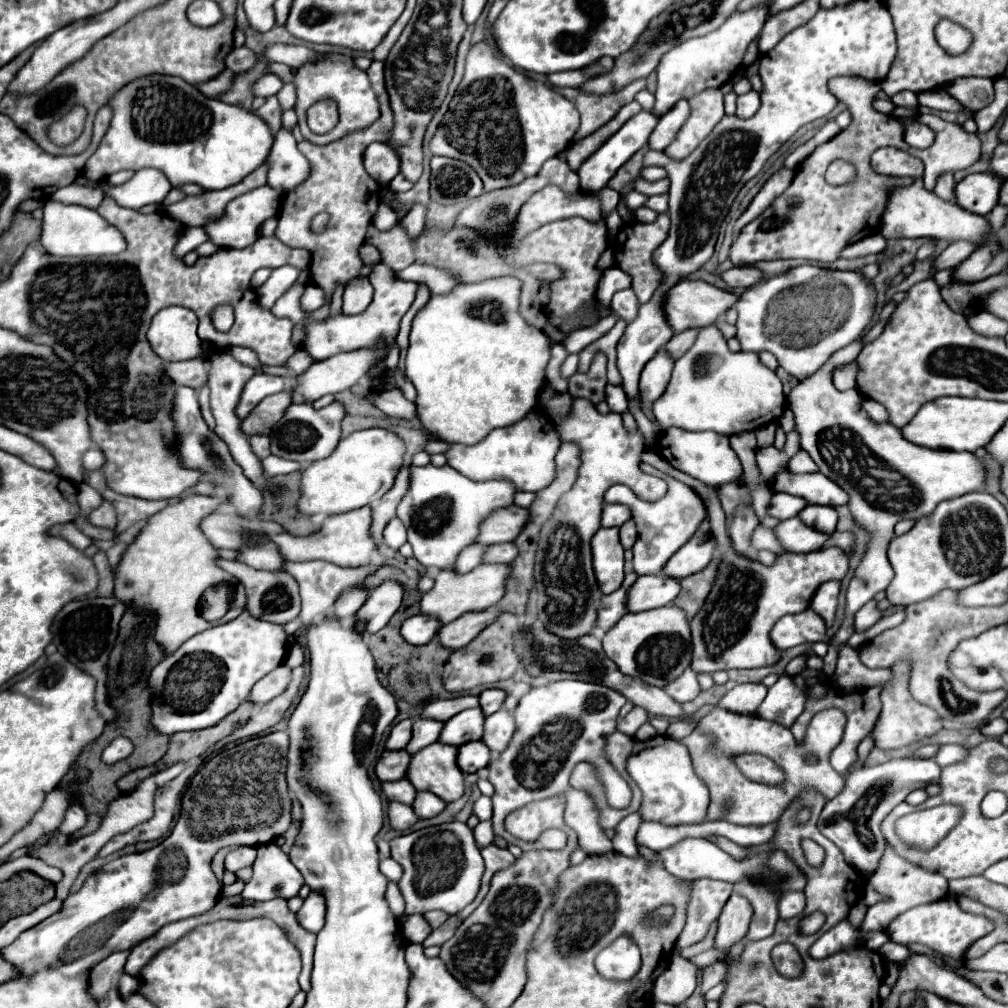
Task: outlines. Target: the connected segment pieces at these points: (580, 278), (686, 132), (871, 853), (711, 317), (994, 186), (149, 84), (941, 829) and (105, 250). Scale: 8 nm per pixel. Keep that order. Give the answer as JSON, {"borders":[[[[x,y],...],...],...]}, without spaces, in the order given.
{"borders":[[[[564,218],[528,234],[516,250],[508,252],[508,260],[520,266],[534,264],[534,262],[552,262],[560,266],[564,270],[564,278],[552,282],[552,300],[546,312],[554,316],[568,316],[584,308],[588,300],[594,300],[596,284],[602,276],[602,272],[596,270],[596,262],[600,258],[600,252],[604,252],[604,246],[608,246],[604,220],[592,224],[584,218]]],[[[718,88],[704,90],[690,98],[692,114],[686,120],[686,124],[680,128],[676,140],[664,150],[670,158],[682,160],[688,156],[720,122],[724,116],[724,104],[722,104],[722,92]]],[[[908,756],[888,760],[880,766],[864,766],[848,774],[844,790],[826,802],[818,820],[818,828],[840,848],[844,860],[850,866],[872,874],[878,868],[880,856],[884,852],[884,836],[880,832],[882,820],[904,800],[908,792],[926,788],[928,784],[934,784],[936,778],[936,762],[930,758]]],[[[682,278],[678,280],[664,296],[664,314],[666,314],[666,322],[674,332],[682,332],[688,328],[704,328],[716,322],[718,316],[722,316],[728,308],[732,308],[736,302],[736,296],[720,290],[708,282],[702,280],[688,280]]],[[[992,172],[970,174],[956,186],[956,202],[964,210],[986,216],[998,204],[998,192],[1004,184],[1004,178],[994,176]]],[[[146,76],[144,80],[136,80],[124,86],[108,104],[112,104],[114,110],[110,128],[98,150],[84,166],[84,176],[92,182],[102,182],[106,176],[120,170],[158,168],[168,176],[172,186],[192,182],[204,190],[222,190],[238,184],[250,172],[262,166],[274,144],[272,132],[260,116],[246,112],[240,106],[224,104],[222,100],[204,98],[192,84],[172,76]]],[[[942,804],[900,818],[896,830],[908,844],[916,844],[918,848],[932,848],[958,824],[962,815],[963,809],[960,806]]],[[[56,200],[44,204],[42,236],[40,242],[54,256],[102,256],[102,254],[120,254],[126,244],[120,232],[112,228],[96,210],[86,206],[68,206]]]]}

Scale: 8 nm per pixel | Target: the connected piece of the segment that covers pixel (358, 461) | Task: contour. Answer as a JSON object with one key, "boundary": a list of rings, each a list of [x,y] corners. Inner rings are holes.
{"boundary":[[[368,428],[342,438],[338,448],[324,460],[312,462],[302,474],[302,498],[298,510],[306,516],[356,510],[382,498],[394,484],[402,466],[406,444],[386,428]]]}

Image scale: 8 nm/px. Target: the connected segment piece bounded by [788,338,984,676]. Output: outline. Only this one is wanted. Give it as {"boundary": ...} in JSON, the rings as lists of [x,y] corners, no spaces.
{"boundary":[[[864,338],[836,352],[832,360],[820,368],[820,372],[812,374],[808,380],[802,380],[788,396],[788,408],[794,412],[796,432],[800,434],[800,448],[810,454],[826,478],[848,492],[848,508],[854,520],[870,532],[868,550],[846,592],[846,620],[834,636],[834,646],[830,646],[828,654],[824,656],[822,672],[826,676],[832,676],[836,668],[836,644],[846,642],[854,632],[854,614],[878,592],[884,592],[892,582],[894,572],[886,558],[886,550],[890,538],[894,536],[894,524],[902,518],[918,520],[928,516],[942,500],[982,490],[984,486],[982,464],[970,452],[932,450],[912,444],[894,424],[876,424],[864,412],[864,398],[860,398],[860,392],[838,392],[834,388],[832,378],[828,376],[828,372],[832,372],[832,364],[854,360],[862,346]]]}

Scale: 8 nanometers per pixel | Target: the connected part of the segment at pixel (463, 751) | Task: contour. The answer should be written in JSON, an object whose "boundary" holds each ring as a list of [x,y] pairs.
{"boundary":[[[482,740],[462,744],[458,750],[458,766],[466,774],[484,768],[488,764],[488,760],[490,760],[490,750]]]}

